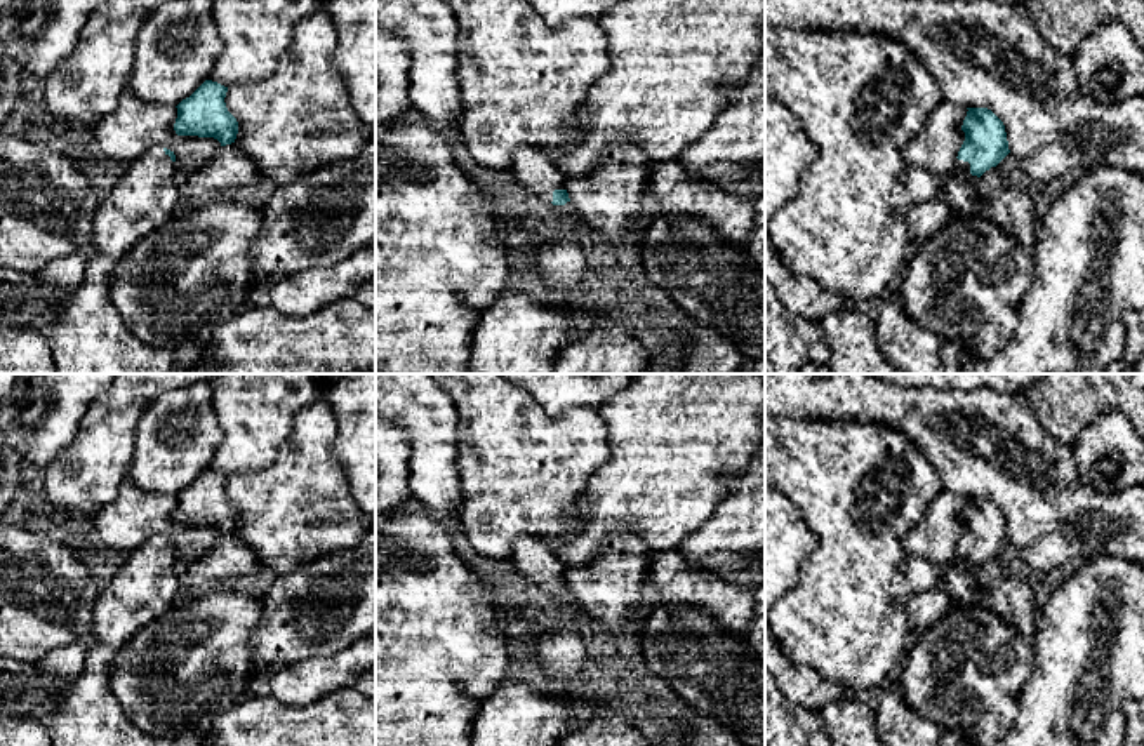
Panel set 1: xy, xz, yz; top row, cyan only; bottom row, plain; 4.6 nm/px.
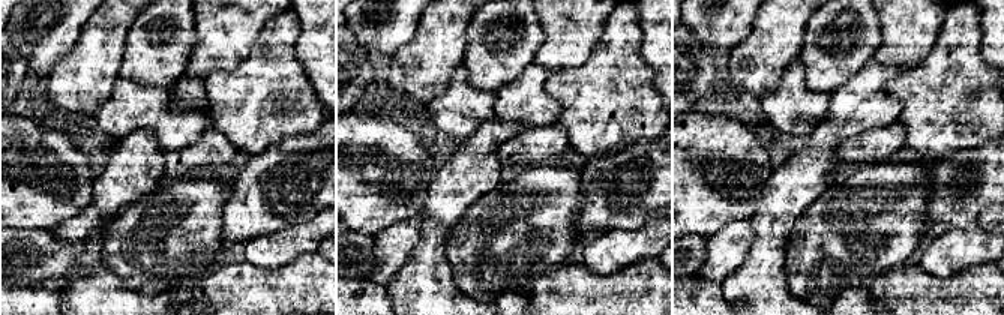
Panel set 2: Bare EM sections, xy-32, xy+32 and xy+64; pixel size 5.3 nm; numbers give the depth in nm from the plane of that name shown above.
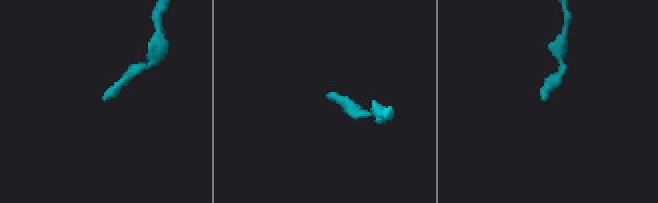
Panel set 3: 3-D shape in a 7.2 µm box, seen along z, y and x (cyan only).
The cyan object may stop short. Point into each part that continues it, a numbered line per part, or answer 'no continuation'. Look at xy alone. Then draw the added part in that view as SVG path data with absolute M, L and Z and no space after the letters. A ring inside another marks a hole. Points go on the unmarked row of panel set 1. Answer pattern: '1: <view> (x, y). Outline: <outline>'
1: xy (145, 586). Outline: M162 536L125 555L92 607L94 645L61 706L47 718L52 746L176 746L174 737L137 730L110 690L115 654L179 598L176 551Z

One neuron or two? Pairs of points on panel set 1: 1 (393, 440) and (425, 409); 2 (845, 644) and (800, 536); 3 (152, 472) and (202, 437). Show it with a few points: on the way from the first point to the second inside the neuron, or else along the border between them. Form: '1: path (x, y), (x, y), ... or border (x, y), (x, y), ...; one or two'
1: border (393, 421), (405, 432), (411, 470); two
2: border (802, 515), (818, 545), (790, 592); two
3: path (164, 461), (183, 442), (190, 442); one

